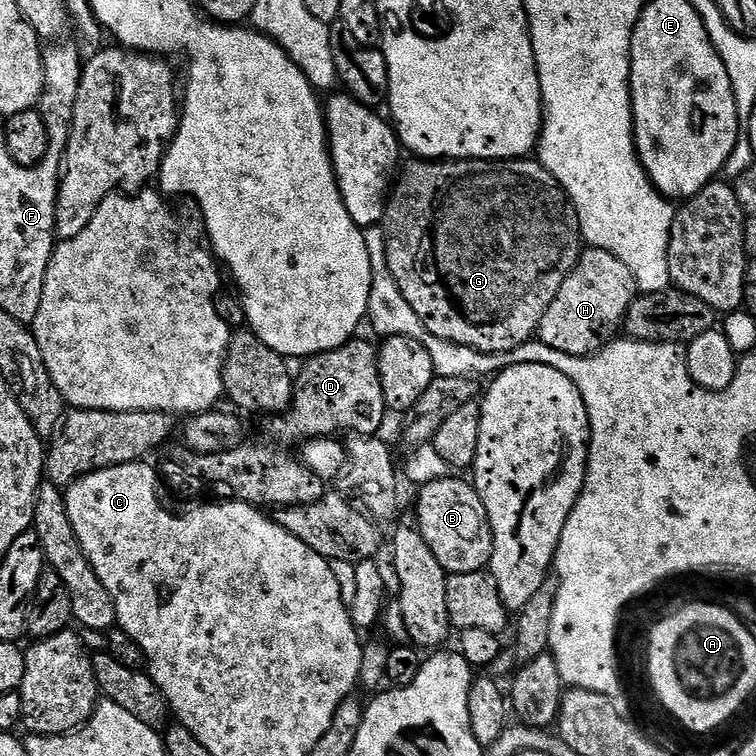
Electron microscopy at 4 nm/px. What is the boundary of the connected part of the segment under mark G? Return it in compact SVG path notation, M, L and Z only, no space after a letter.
M412 158L412 161L410 161L408 165L406 164L407 163L399 169L398 175L395 177L394 183L391 185L388 202L384 205L382 227L384 230L384 249L386 250L388 269L394 278L394 282L398 286L398 290L402 290L402 298L406 298L406 302L410 302L410 310L414 310L414 314L418 314L422 326L426 326L426 330L430 334L434 334L434 338L442 338L446 342L457 344L458 346L470 346L479 352L509 352L518 346L522 346L527 342L527 340L533 339L533 337L535 337L540 331L542 314L546 314L550 302L554 302L558 290L562 288L562 282L566 282L570 270L578 262L578 258L582 251L580 223L576 217L574 206L570 201L568 201L568 195L561 190L560 184L557 180L553 178L553 176L551 176L539 162L532 158L521 158L518 160L425 160L423 158Z

